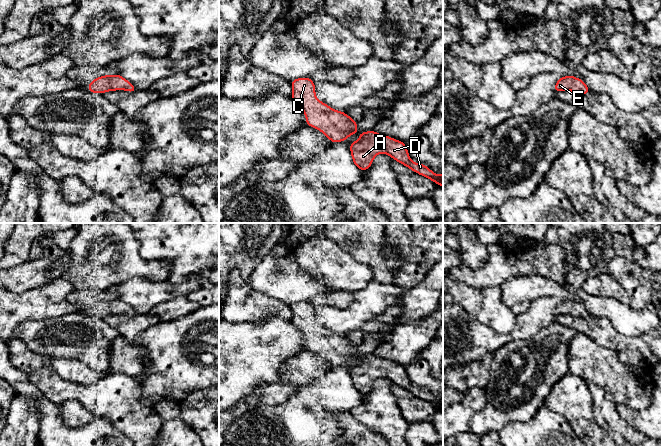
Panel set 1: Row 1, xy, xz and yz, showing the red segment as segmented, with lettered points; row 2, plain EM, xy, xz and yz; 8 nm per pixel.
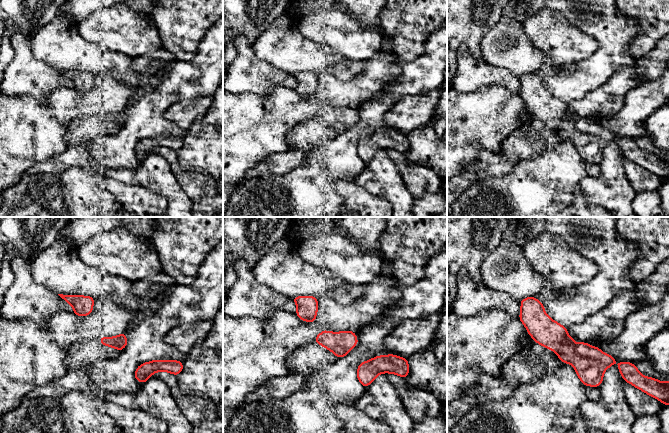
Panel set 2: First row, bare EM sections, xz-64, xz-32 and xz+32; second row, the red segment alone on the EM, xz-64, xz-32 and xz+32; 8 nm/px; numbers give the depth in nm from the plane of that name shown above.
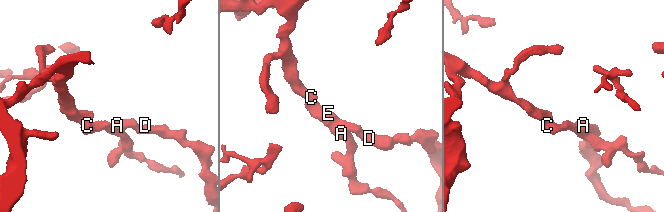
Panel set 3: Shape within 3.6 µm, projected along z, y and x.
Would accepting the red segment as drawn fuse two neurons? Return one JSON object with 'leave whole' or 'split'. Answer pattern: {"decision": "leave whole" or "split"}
{"decision": "leave whole"}

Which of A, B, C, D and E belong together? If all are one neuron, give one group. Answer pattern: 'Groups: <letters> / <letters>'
Groups: A B C D E

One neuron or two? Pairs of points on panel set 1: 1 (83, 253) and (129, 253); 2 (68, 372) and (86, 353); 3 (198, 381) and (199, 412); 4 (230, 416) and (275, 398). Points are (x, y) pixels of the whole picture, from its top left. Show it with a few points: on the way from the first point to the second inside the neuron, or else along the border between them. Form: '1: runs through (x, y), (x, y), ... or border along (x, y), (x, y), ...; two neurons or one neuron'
1: runs through (95, 241), (97, 239), (116, 239), (118, 241); one neuron
2: border along (56, 356), (79, 360), (100, 371); two neurons
3: border along (208, 387), (200, 391), (192, 391), (180, 403); two neurons
4: runs through (241, 407), (256, 398), (264, 398); one neuron

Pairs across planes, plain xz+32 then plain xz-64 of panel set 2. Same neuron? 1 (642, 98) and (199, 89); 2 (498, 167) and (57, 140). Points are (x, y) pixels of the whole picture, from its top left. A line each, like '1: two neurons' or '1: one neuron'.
1: two neurons
2: two neurons

